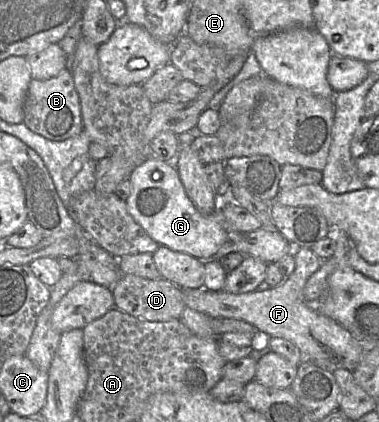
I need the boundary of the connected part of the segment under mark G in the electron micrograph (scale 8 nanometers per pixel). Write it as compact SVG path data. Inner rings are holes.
M154 155L134 169L129 181L132 190L126 200L127 210L160 246L207 261L225 243L229 232L223 209L225 199L229 197L216 196L214 211L209 215L201 214L186 194L174 163L165 162ZM155 171L161 172L160 180L152 178Z

